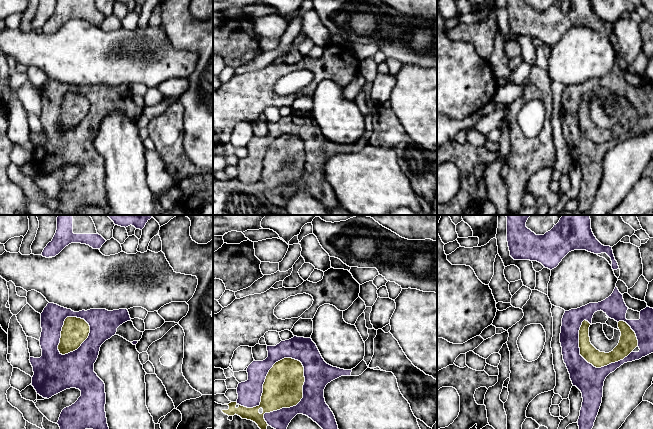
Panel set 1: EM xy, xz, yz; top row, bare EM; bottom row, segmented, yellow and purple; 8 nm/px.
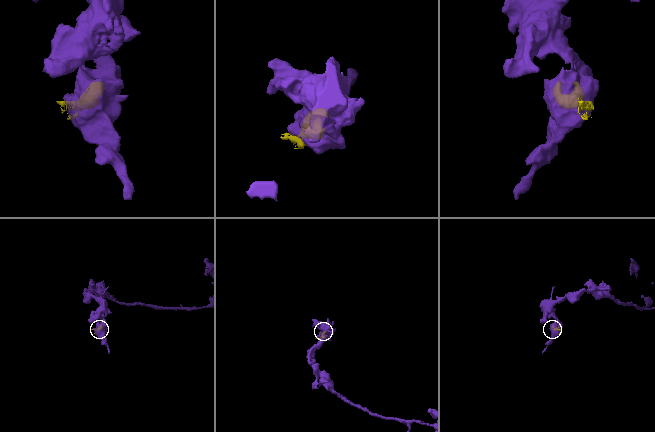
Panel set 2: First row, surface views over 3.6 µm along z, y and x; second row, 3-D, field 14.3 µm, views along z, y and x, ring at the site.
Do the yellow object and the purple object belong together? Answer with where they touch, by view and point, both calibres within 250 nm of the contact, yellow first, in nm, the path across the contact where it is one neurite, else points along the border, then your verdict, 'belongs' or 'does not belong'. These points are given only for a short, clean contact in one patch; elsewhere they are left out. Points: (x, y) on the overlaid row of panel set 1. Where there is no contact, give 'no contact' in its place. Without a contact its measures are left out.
meets yellow in xz at (264, 382); 320 nm thick on the yellow side, 190 nm on the other; does not belong

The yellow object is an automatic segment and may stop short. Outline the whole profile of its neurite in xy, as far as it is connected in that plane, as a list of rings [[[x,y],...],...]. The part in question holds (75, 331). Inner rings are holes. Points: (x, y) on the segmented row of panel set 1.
[[[67,317],[61,331],[58,350],[65,355],[77,350],[88,338],[90,333],[89,324],[81,318]]]

